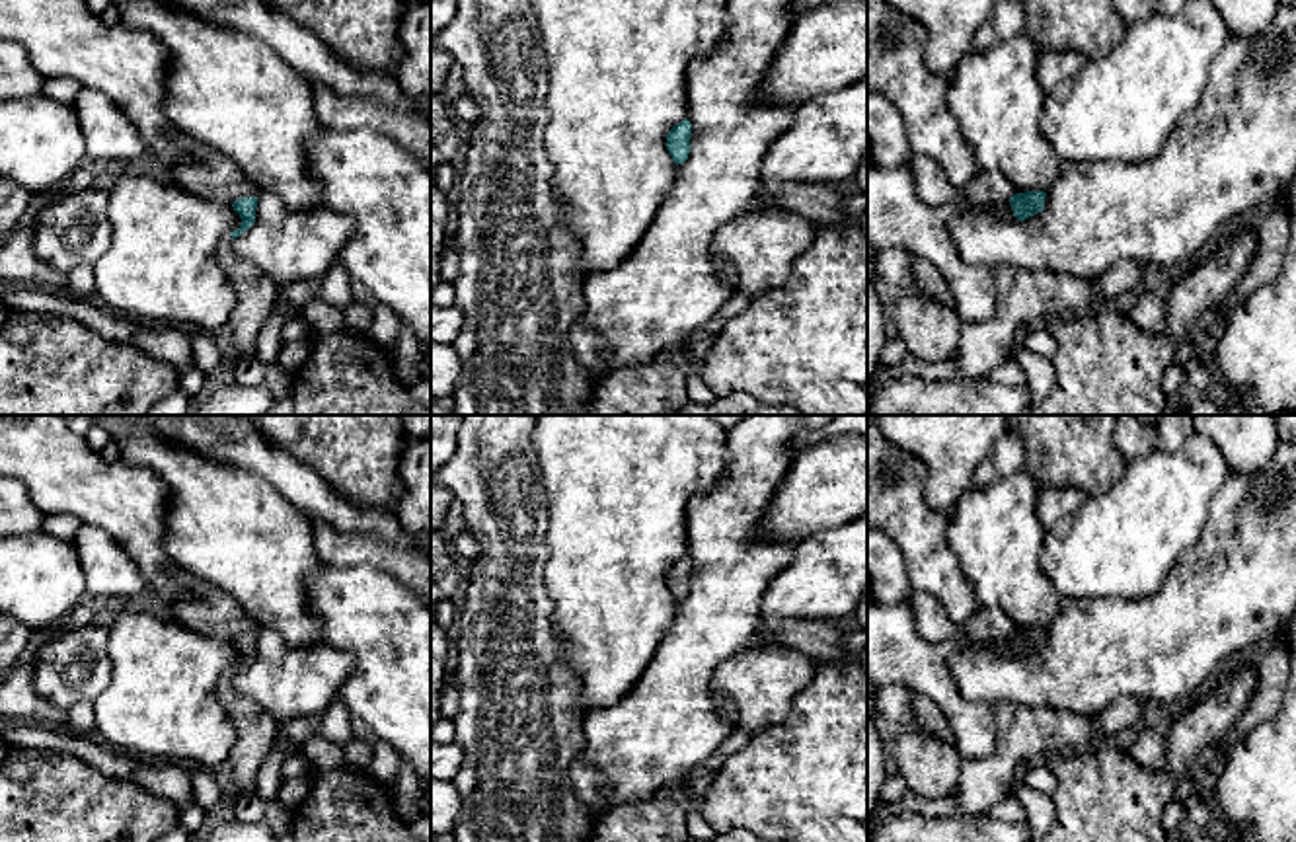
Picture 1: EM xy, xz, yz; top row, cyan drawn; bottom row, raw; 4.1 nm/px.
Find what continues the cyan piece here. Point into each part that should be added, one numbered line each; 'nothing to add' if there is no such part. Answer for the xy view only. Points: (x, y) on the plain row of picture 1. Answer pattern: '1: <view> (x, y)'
1: xy (256, 731)

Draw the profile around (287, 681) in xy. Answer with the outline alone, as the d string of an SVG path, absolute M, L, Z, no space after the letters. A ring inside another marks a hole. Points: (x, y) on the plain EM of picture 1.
M261 630L255 659L234 676L234 690L285 723L325 713L351 674L347 651L327 643L294 647L277 632Z

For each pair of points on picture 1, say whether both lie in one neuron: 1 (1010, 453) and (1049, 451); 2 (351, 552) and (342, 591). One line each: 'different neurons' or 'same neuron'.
1: different neurons
2: different neurons

